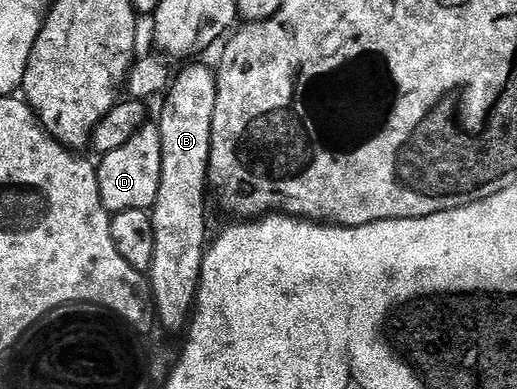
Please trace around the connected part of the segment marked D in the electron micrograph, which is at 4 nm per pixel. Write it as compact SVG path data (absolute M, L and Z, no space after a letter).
M145 123L141 129L134 131L122 147L114 147L114 151L103 154L96 165L98 191L102 195L102 203L108 208L109 214L115 215L131 209L151 210L152 204L158 199L158 187L162 183L162 135L159 124Z

